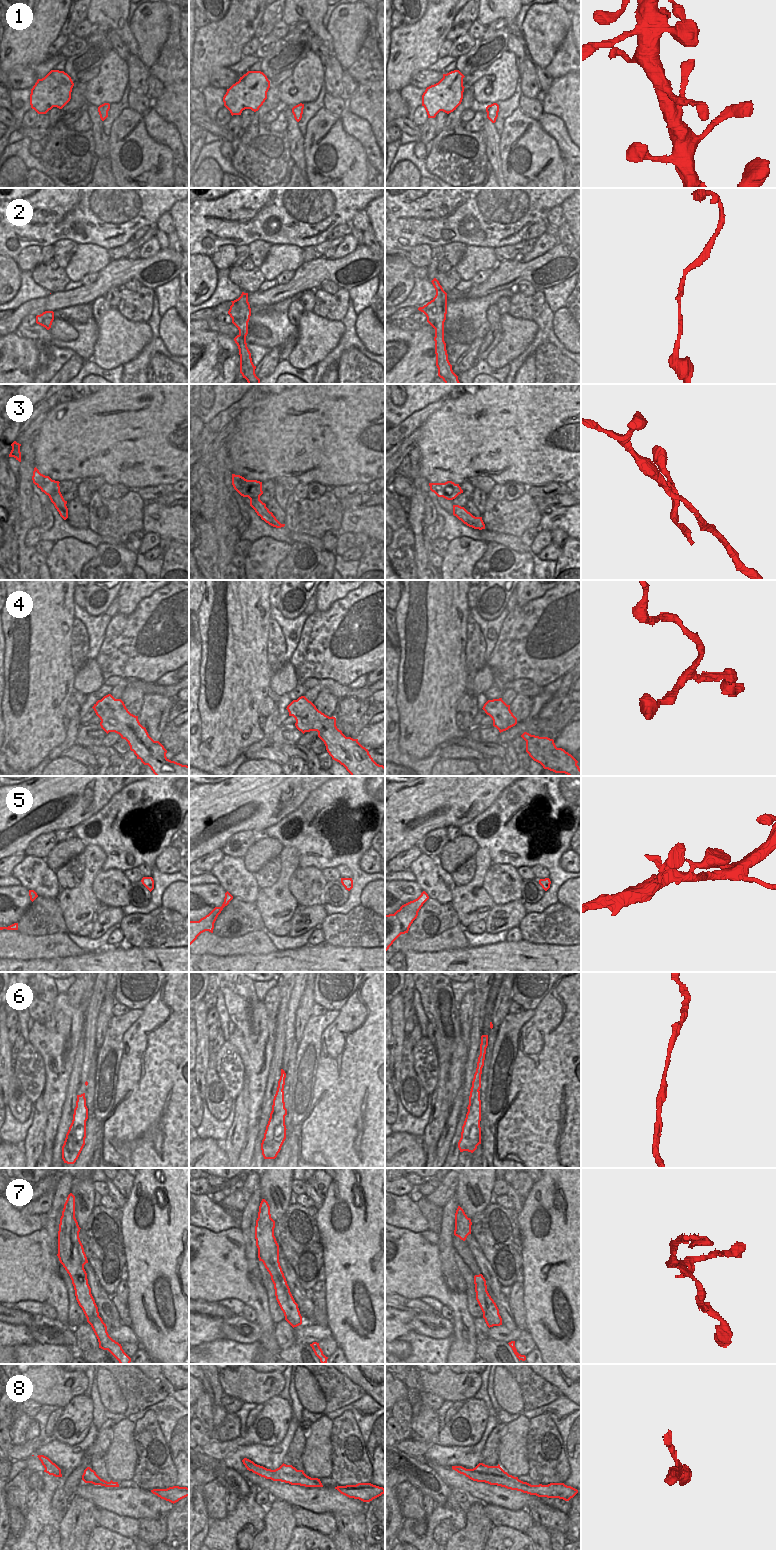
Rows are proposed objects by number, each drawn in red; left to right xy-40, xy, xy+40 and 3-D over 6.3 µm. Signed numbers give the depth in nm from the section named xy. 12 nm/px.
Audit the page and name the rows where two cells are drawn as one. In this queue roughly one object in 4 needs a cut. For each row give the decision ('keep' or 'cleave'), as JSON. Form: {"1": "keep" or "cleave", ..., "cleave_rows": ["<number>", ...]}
{"1": "keep", "2": "keep", "3": "cleave", "4": "keep", "5": "keep", "6": "cleave", "7": "cleave", "8": "keep", "cleave_rows": ["3", "6", "7"]}

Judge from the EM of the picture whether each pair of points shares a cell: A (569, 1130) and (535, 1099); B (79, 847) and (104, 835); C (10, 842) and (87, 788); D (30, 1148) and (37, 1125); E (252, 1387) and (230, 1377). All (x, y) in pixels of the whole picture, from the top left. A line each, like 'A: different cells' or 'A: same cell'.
A: same cell
B: different cells
C: same cell
D: same cell
E: same cell

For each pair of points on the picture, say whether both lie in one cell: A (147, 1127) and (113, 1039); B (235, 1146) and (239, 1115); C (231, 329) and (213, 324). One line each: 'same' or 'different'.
A: different
B: same
C: same

